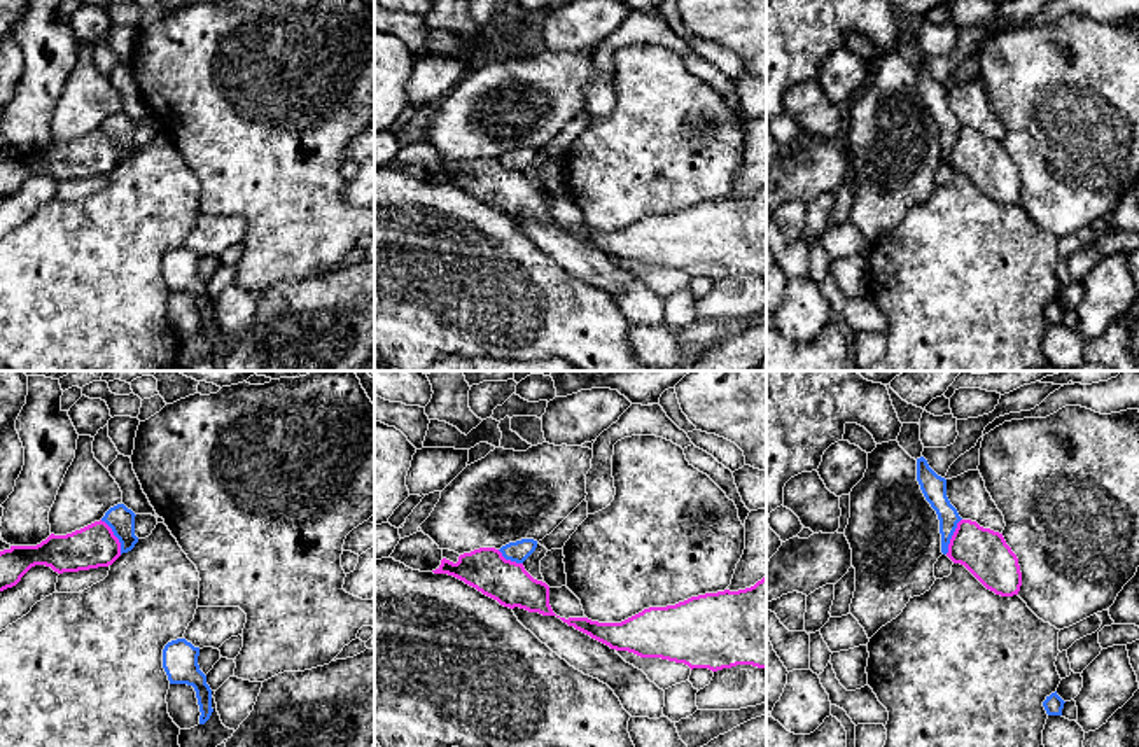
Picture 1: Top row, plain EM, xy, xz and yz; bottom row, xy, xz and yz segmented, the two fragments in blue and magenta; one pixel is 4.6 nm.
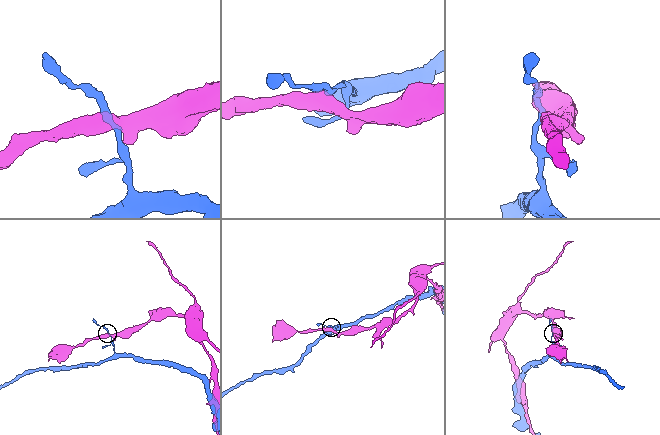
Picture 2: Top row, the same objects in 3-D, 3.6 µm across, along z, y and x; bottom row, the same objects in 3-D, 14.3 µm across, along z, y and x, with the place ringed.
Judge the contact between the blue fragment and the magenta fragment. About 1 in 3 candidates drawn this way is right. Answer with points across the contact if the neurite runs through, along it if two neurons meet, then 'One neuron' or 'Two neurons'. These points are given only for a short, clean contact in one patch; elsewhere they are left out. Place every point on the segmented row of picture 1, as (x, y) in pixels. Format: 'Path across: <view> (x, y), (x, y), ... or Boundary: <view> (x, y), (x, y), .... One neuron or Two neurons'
Boundary: xy (100, 520), (118, 539), (121, 553). Two neurons

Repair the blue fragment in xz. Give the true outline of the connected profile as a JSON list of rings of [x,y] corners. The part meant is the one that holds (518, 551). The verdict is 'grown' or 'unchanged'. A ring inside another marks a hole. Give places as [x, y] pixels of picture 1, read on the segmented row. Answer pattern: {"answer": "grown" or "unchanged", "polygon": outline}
{"answer": "unchanged", "polygon": [[[521,539],[502,546],[499,551],[506,560],[523,563],[535,551],[535,548],[537,548],[537,541]]]}

